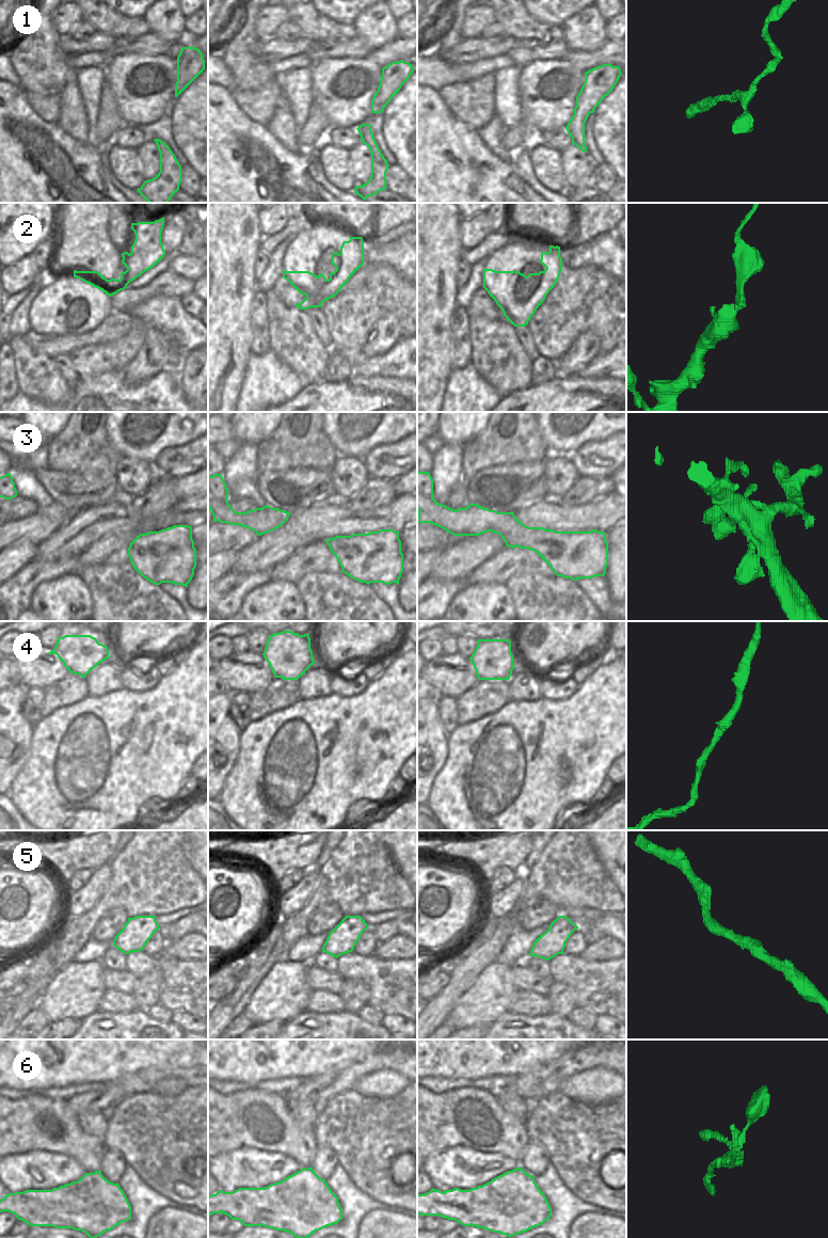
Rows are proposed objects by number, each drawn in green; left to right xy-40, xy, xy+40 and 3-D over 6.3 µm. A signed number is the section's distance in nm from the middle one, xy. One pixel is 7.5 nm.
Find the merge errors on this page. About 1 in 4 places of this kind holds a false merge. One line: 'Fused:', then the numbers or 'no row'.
Fused: 2, 4, 6

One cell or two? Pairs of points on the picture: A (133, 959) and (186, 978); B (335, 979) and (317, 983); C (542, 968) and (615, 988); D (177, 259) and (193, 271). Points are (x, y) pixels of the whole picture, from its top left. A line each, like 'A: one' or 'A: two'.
A: one
B: one
C: two
D: one

